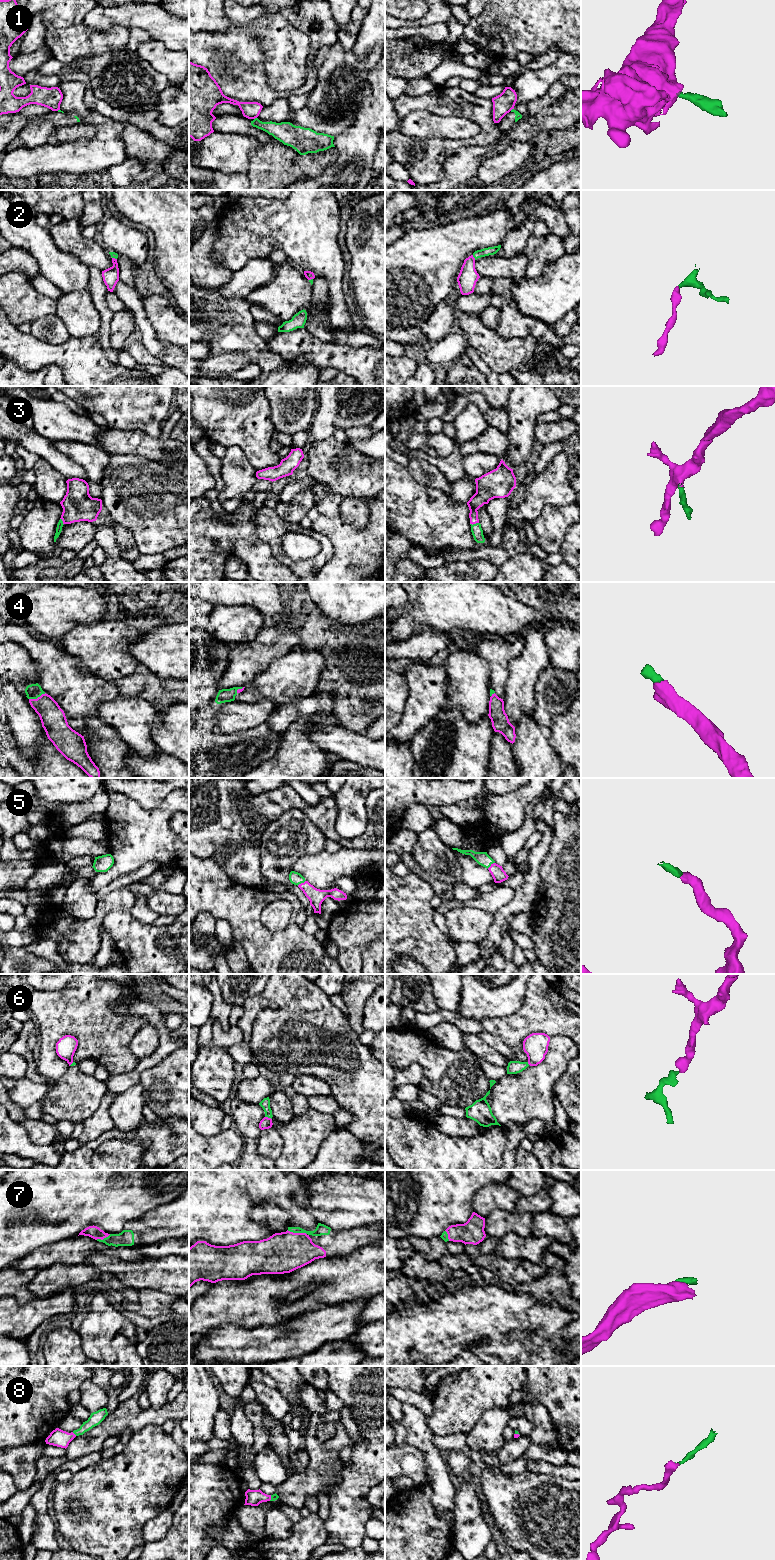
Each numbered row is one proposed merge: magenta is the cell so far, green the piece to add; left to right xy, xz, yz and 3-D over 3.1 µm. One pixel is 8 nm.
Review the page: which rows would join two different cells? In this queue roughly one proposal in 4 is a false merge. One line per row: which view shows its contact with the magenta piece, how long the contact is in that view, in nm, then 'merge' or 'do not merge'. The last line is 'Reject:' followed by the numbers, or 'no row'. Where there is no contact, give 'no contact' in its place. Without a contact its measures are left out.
1: meets magenta in yz; contact 40 nm long; do not merge
2: meets magenta in yz; contact 50 nm long; merge
3: meets magenta in yz; contact 70 nm long; merge
4: meets magenta in xy; contact 140 nm long; merge
5: meets magenta in xz; contact 80 nm long; merge
6: meets magenta in xz; contact 60 nm long; merge
7: meets magenta in xz; contact 160 nm long; merge
8: meets magenta in xy; contact 50 nm long; merge
Reject: 1

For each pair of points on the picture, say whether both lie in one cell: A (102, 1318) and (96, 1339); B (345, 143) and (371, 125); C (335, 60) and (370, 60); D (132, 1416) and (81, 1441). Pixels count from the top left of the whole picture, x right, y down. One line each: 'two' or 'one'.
A: one
B: one
C: one
D: one

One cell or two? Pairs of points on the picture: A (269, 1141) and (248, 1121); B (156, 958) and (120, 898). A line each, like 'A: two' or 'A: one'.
A: two
B: two

